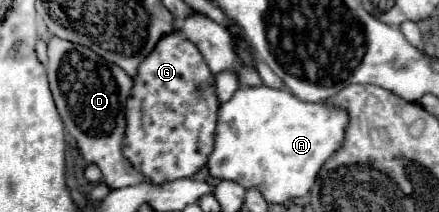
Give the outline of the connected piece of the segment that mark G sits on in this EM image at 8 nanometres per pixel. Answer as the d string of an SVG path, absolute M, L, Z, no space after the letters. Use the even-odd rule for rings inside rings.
M171 31L159 39L155 49L143 59L137 75L133 77L133 87L125 103L127 127L123 139L123 155L129 159L135 171L147 177L147 183L151 185L193 177L207 165L207 159L215 147L217 111L219 99L215 93L215 75L207 67L197 45L183 37L181 31Z

